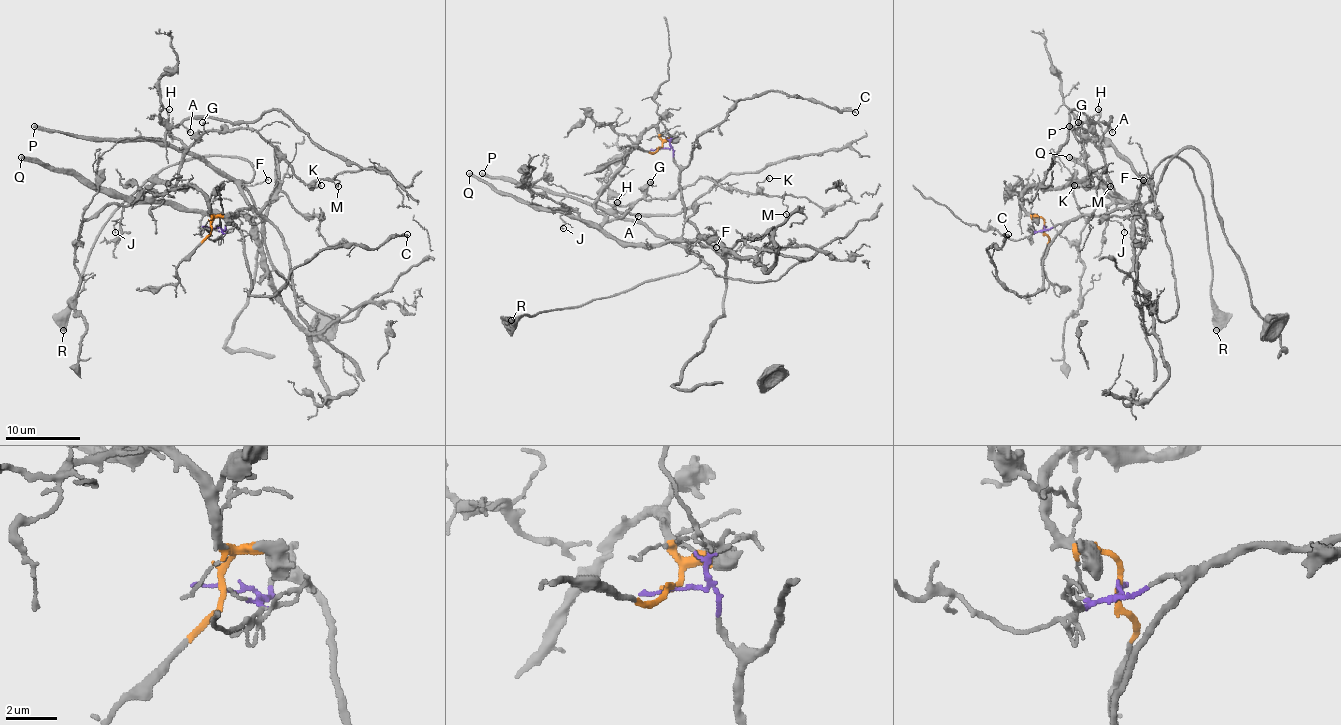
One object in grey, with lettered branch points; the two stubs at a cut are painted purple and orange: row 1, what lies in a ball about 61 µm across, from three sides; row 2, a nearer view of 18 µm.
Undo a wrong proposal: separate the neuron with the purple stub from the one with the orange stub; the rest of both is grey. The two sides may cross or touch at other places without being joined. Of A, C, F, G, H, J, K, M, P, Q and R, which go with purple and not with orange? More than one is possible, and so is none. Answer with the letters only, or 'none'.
A, C, F, P, R

